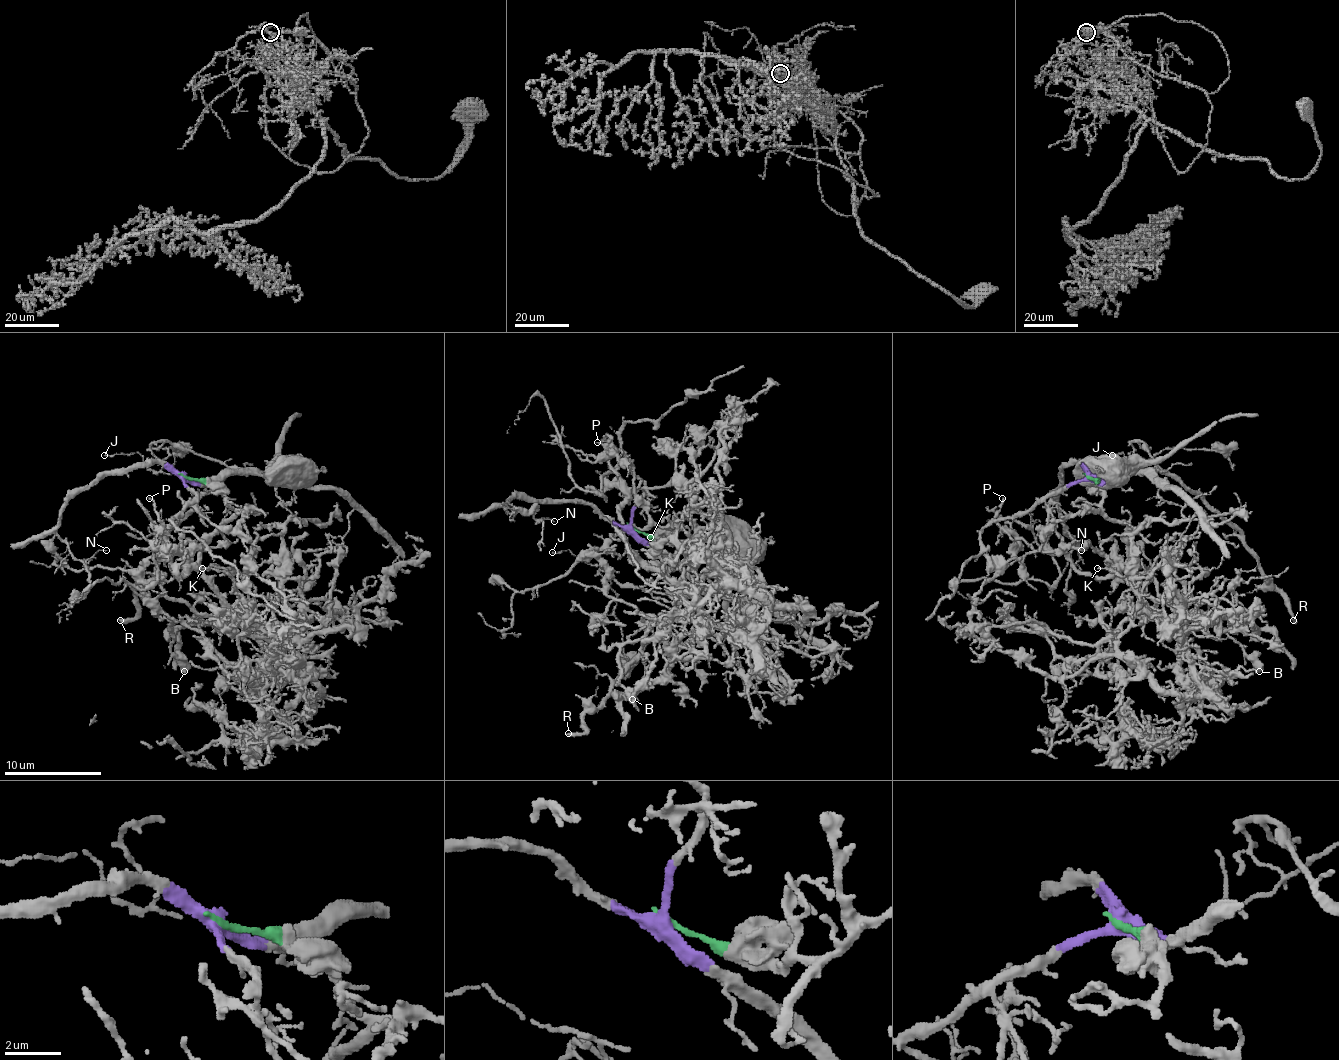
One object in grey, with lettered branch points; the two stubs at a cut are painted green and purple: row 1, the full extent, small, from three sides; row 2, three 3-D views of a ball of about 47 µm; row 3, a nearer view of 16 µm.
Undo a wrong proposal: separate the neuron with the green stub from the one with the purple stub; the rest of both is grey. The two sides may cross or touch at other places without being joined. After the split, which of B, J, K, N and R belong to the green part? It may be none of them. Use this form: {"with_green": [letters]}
{"with_green": ["B", "K"]}

